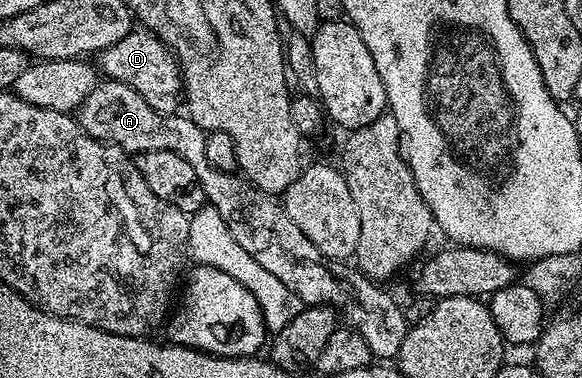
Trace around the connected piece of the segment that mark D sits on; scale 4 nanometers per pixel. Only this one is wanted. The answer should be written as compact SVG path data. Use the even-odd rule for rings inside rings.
M133 29L129 33L125 33L125 37L121 37L121 41L98 52L98 59L98 70L106 78L129 85L129 89L133 89L141 97L145 97L145 101L149 101L149 105L153 105L153 109L157 109L157 113L173 115L180 110L185 99L183 72L180 71L172 51L153 32L146 29Z

